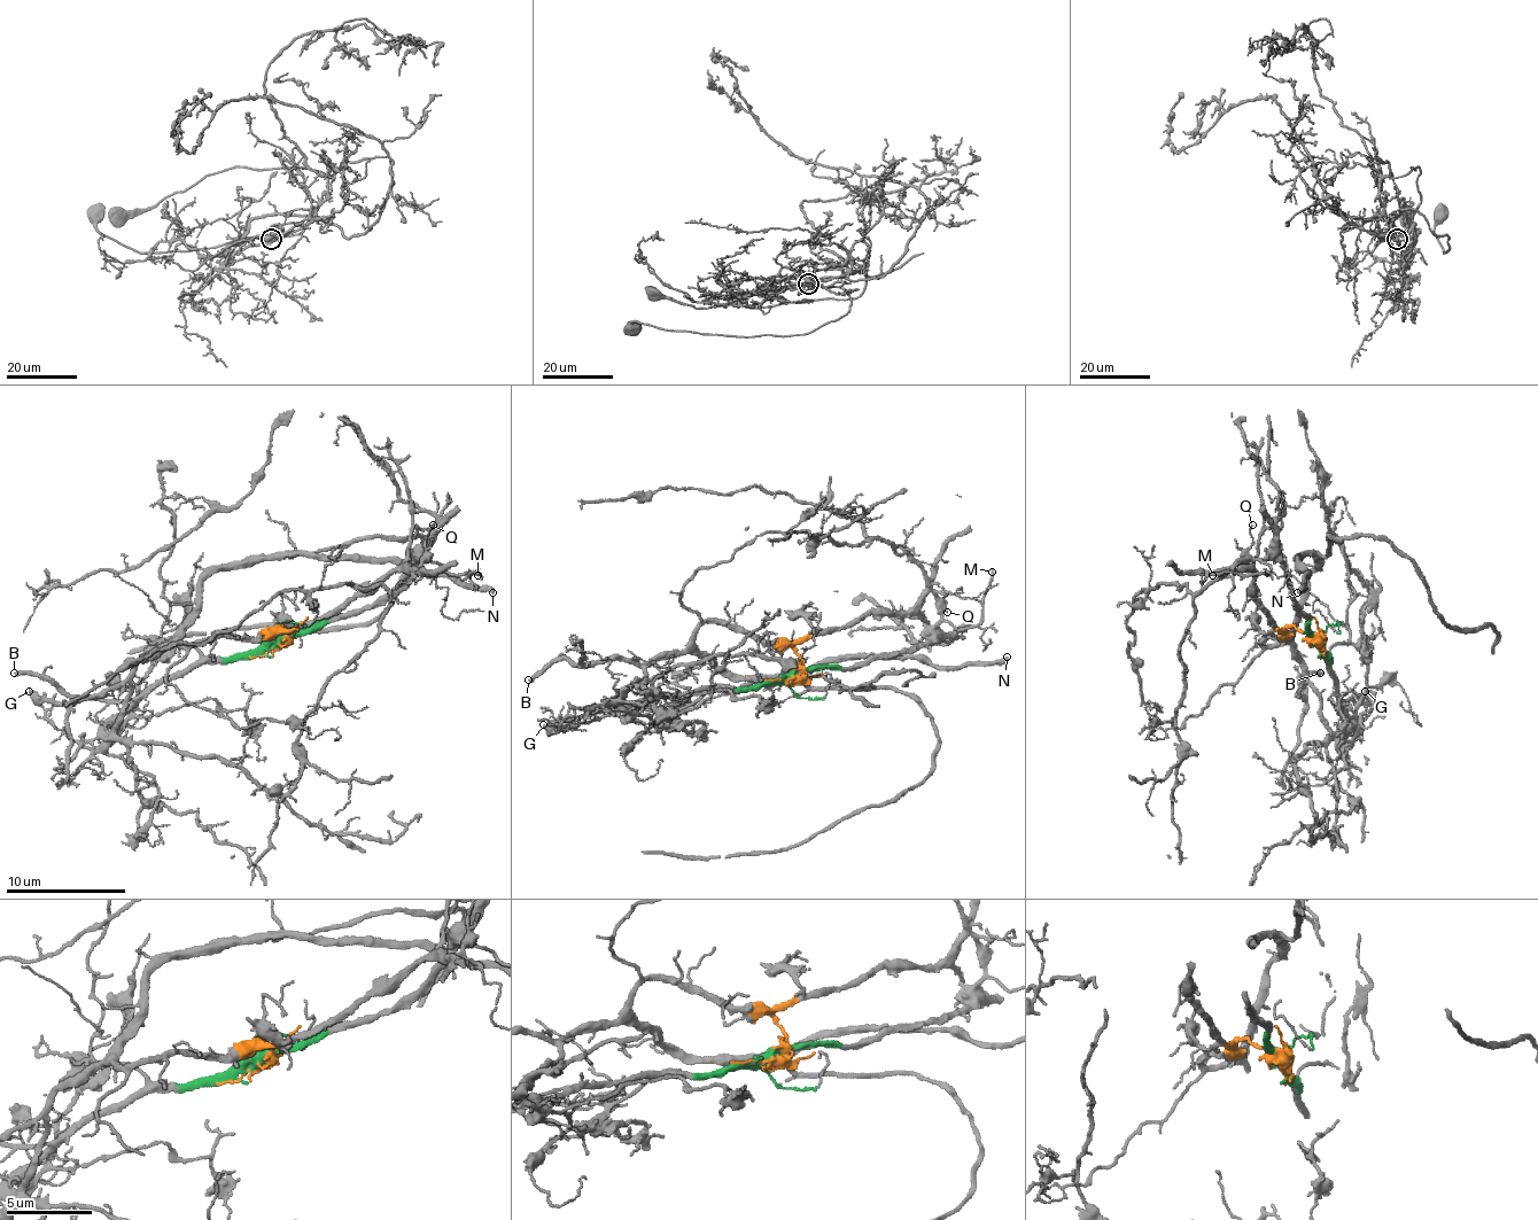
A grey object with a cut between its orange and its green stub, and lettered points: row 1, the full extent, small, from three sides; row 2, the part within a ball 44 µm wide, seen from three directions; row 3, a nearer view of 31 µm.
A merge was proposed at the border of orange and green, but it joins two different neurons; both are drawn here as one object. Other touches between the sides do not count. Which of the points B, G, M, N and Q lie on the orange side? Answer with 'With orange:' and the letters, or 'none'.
With orange: B, N

